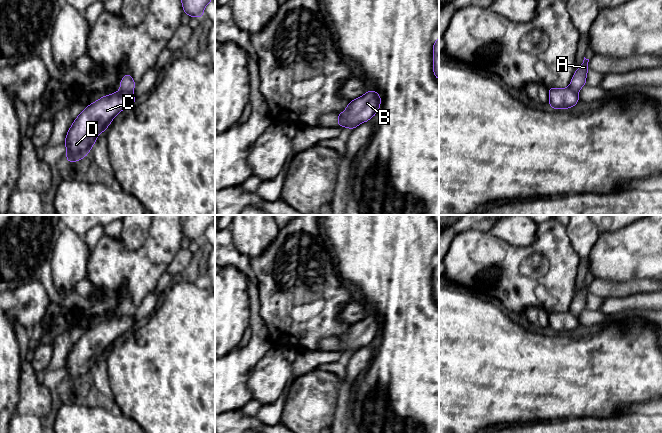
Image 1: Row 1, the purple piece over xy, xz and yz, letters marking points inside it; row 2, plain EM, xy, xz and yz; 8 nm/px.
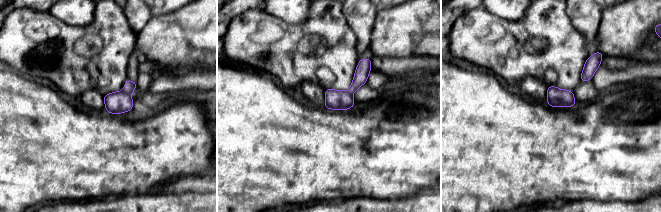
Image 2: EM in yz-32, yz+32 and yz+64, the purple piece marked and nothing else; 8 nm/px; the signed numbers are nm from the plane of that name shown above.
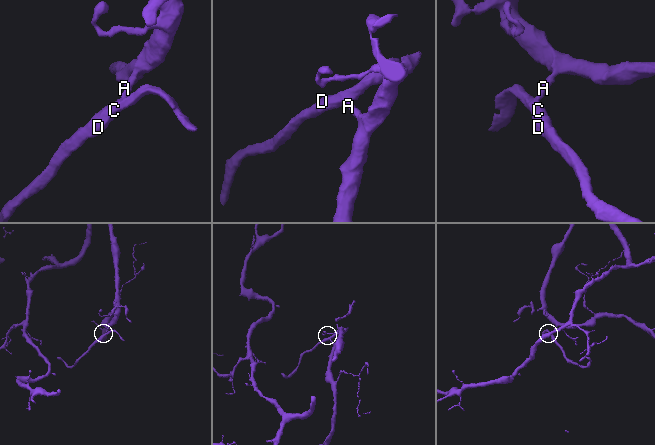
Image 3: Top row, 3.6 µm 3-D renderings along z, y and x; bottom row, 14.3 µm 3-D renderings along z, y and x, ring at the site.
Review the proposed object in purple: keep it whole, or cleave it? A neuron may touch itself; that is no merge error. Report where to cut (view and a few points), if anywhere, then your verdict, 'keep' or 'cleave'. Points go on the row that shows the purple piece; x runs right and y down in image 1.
xy (122, 90), (131, 92) | cleave

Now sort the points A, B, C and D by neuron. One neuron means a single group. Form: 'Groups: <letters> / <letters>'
Groups: A / B C D

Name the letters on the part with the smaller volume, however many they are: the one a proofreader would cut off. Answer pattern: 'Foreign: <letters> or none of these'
Foreign: B, C, D

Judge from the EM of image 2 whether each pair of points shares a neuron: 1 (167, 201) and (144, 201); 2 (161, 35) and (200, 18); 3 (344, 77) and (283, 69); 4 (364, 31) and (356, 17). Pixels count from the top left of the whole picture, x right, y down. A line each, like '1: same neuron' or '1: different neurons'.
1: same neuron
2: same neuron
3: same neuron
4: same neuron

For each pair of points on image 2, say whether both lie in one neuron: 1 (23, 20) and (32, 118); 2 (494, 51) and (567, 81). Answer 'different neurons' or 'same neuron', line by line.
1: different neurons
2: same neuron

